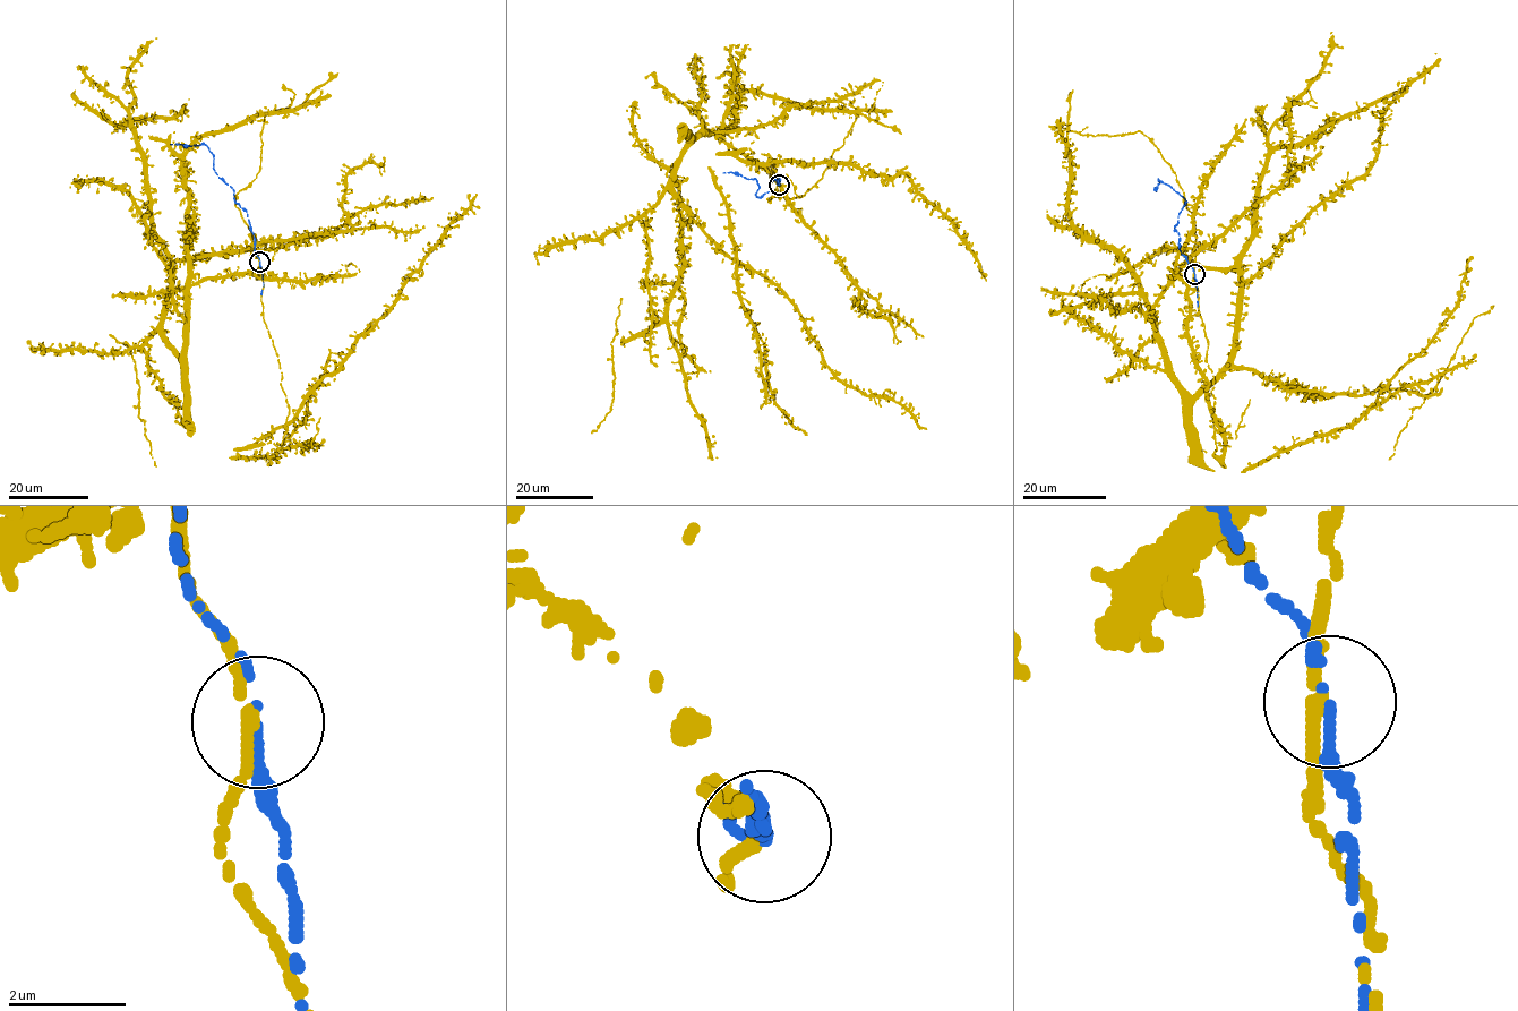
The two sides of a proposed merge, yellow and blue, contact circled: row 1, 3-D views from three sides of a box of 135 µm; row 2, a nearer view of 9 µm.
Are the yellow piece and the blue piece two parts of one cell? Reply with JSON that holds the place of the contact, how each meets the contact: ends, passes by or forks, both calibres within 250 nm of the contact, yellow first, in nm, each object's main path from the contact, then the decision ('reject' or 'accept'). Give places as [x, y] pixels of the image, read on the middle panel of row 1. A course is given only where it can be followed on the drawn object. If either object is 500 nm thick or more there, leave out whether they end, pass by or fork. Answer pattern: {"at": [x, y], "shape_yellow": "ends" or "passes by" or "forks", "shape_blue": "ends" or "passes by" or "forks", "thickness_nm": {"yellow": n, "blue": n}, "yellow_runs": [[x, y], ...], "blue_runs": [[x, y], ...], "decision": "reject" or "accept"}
{"at": [779, 185], "shape_yellow": "passes by", "shape_blue": "ends", "thickness_nm": {"yellow": 200, "blue": 190}, "yellow_runs": [[779, 185], [702, 129], [674, 169], [692, 220], [669, 335], [717, 457]], "blue_runs": [[779, 185], [780, 178], [770, 181], [770, 190], [758, 197], [754, 178], [723, 172]], "decision": "reject"}

